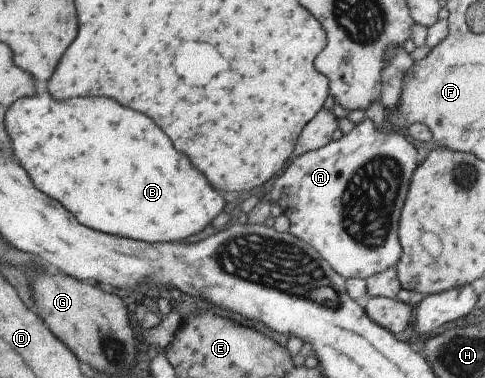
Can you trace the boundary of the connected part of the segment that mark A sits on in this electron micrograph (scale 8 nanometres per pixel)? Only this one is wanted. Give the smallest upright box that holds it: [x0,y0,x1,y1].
[271,118,418,279]

